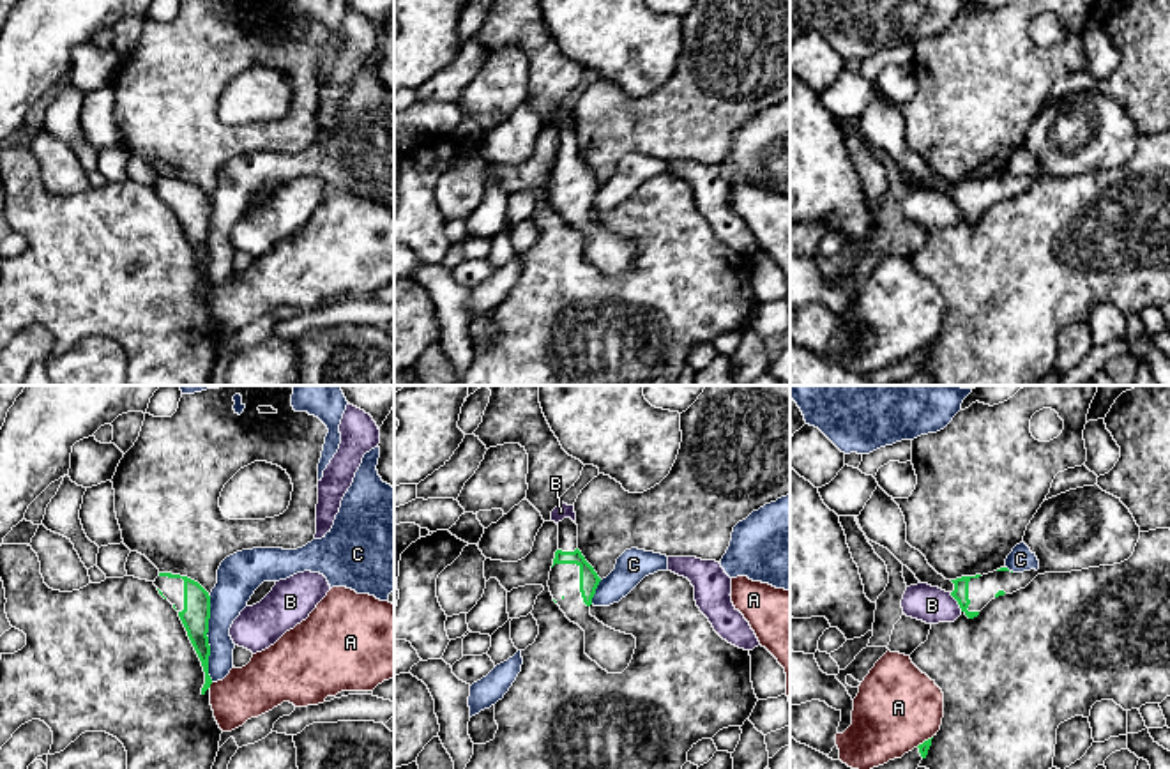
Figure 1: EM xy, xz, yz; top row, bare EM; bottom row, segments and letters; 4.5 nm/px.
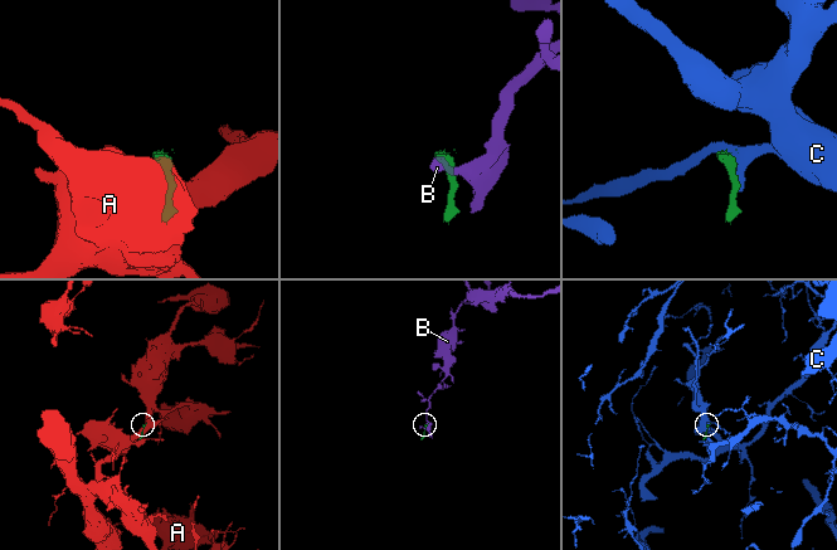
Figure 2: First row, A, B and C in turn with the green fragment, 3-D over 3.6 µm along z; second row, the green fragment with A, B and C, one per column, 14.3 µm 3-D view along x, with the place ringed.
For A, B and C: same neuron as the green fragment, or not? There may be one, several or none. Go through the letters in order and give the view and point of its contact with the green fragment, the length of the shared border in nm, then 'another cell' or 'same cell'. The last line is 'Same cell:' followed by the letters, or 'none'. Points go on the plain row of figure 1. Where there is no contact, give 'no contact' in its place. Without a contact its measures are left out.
A: xy (211, 287) | 30 nm | another cell
B: yz (957, 204) | 110 nm | another cell
C: xy (207, 243) | 400 nm | another cell
Same cell: none

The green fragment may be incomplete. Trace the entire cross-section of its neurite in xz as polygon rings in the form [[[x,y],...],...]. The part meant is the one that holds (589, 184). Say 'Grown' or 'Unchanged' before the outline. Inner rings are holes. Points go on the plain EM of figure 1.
Grown. [[[564,122],[558,129],[548,191],[566,221],[585,235],[585,258],[608,278],[622,278],[634,258],[636,242],[615,235],[590,219],[592,202],[601,186],[578,154],[578,129]]]

